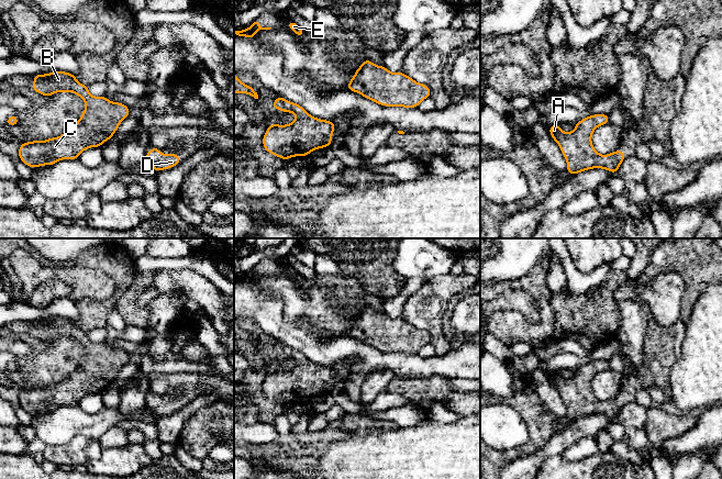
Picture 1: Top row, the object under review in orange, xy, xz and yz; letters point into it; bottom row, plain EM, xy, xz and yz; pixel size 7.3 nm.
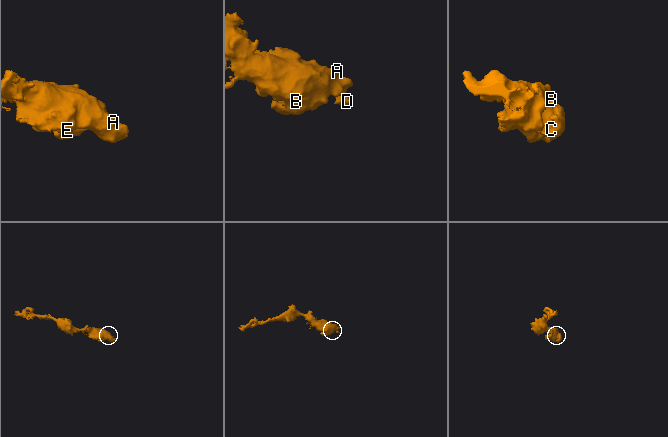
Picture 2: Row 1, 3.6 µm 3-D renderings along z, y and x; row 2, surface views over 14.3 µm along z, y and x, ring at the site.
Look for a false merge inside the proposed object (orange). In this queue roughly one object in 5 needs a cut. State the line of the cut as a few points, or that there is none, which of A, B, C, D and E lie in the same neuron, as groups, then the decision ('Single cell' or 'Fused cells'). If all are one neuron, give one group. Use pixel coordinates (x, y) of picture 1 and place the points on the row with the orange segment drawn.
No split. Groups: A B C D E. Single cell

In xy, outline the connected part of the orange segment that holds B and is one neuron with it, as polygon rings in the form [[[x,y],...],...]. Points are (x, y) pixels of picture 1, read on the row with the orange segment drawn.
[[[66,71],[35,75],[33,90],[45,97],[56,92],[74,92],[86,103],[81,118],[59,137],[46,141],[23,142],[19,157],[31,168],[54,165],[62,159],[77,159],[87,148],[100,147],[111,140],[120,123],[130,115],[130,108],[112,102],[104,96],[93,97],[88,87]]]

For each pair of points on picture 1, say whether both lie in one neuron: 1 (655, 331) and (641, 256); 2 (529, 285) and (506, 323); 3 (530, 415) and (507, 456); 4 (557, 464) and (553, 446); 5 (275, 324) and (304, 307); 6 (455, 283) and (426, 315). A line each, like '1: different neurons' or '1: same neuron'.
1: different neurons
2: same neuron
3: same neuron
4: different neurons
5: different neurons
6: same neuron

